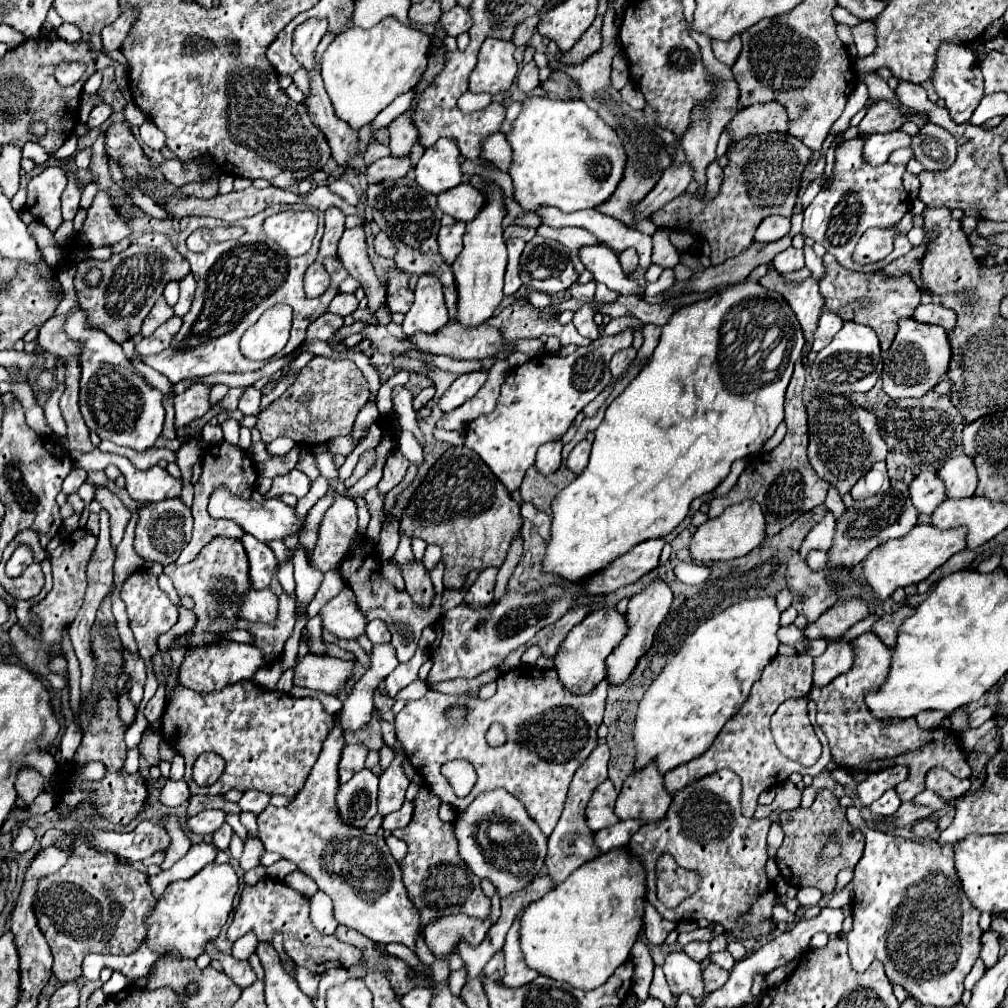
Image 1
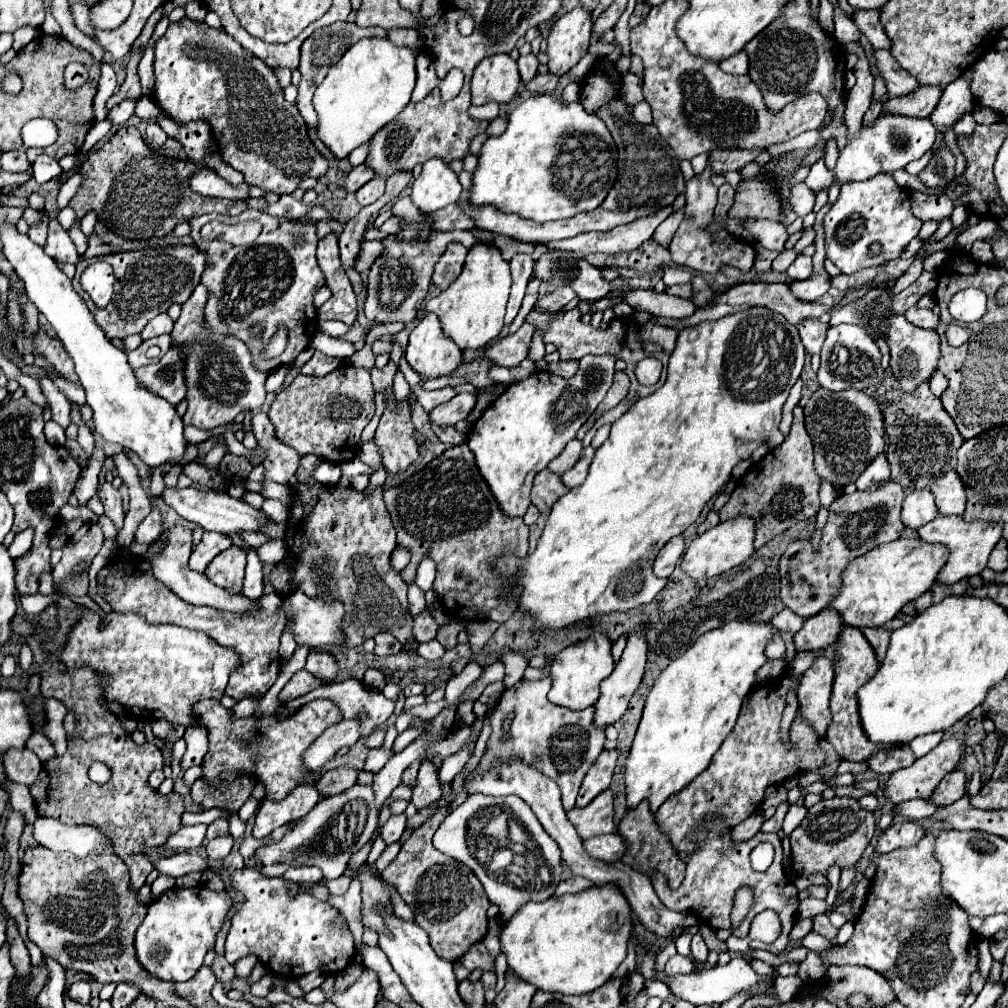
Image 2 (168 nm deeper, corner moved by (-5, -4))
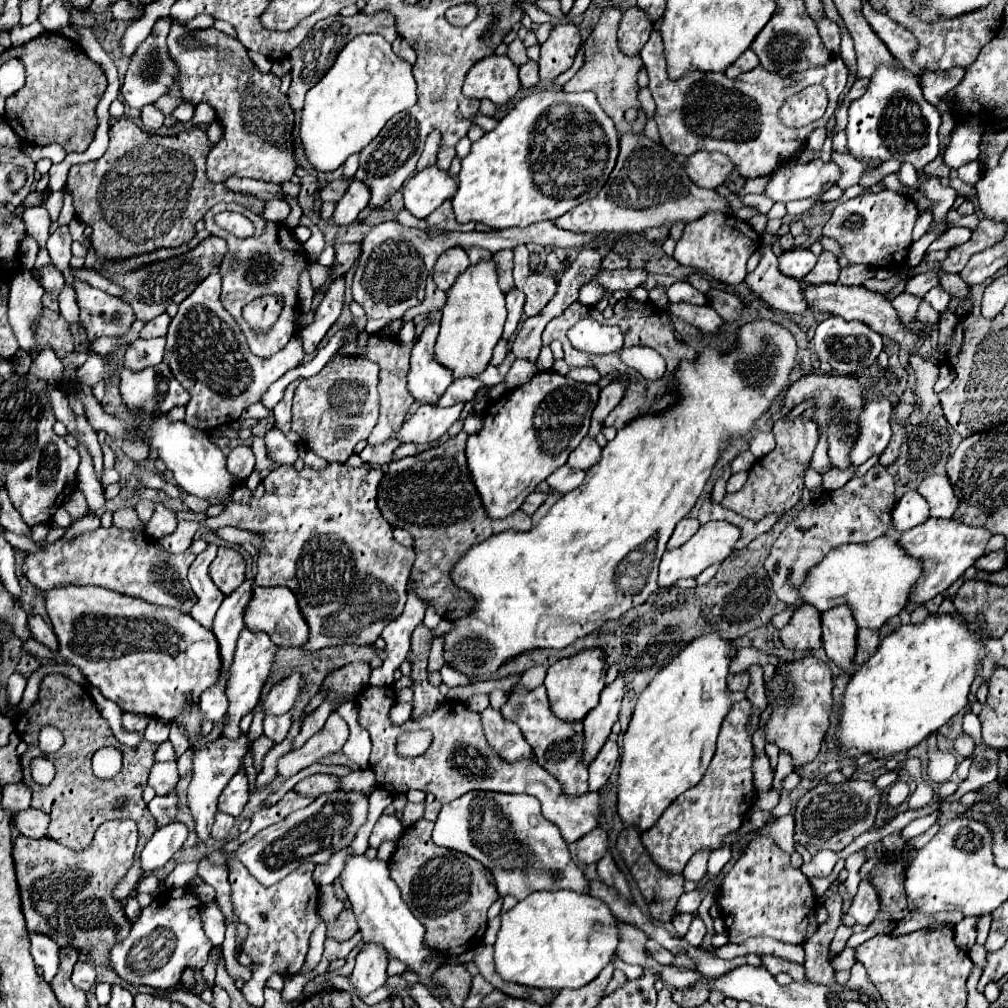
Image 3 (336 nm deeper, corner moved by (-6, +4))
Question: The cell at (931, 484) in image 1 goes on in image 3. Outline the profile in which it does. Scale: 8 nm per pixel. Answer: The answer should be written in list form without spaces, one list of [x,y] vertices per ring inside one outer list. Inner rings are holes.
[[[916,490],[906,492],[898,504],[894,506],[892,512],[892,526],[900,532],[910,530],[918,524],[922,524],[924,520],[930,518],[930,506],[926,500],[922,500],[922,496],[918,496]]]

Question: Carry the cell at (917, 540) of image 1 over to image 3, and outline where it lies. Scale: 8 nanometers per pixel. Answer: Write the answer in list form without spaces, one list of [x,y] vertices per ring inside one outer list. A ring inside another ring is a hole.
[[[880,536],[872,542],[834,548],[834,552],[830,552],[830,556],[826,556],[826,560],[822,560],[822,564],[818,564],[818,568],[806,578],[802,598],[806,604],[812,604],[822,612],[846,604],[860,628],[880,628],[908,604],[910,590],[920,574],[922,560],[906,556],[904,548],[900,548],[890,536]]]

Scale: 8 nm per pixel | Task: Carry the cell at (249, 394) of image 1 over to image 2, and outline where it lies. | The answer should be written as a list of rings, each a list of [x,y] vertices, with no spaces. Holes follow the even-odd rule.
[[[257,412],[253,416],[253,434],[257,438],[257,446],[265,452],[265,478],[285,484],[295,474],[301,456],[289,448],[287,444],[281,444],[273,432],[273,424],[269,422],[267,414]]]

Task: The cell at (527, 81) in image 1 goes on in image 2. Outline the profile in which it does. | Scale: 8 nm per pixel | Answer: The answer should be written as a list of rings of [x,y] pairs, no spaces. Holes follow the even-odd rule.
[[[535,54],[519,56],[517,64],[519,64],[519,72],[521,72],[521,80],[523,80],[523,82],[529,82],[529,80],[537,74],[537,66],[539,66],[539,62],[537,62]]]

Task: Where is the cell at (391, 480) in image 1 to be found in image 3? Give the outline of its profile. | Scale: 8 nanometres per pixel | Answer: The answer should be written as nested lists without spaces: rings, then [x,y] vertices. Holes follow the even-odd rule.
[[[370,336],[366,358],[370,358],[372,362],[376,362],[380,366],[380,382],[378,382],[380,418],[378,418],[378,424],[374,426],[370,438],[368,438],[370,446],[378,446],[378,444],[384,444],[386,440],[390,440],[402,428],[402,424],[406,420],[406,414],[408,414],[410,406],[414,404],[414,396],[408,392],[408,386],[406,386],[406,376],[408,376],[408,370],[410,370],[408,368],[410,350],[412,350],[412,344],[398,346],[396,340],[388,340],[388,338],[380,338],[380,336]]]

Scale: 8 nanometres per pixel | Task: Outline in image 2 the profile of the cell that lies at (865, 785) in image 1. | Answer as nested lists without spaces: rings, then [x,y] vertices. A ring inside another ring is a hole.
[[[951,738],[939,742],[929,754],[917,758],[913,766],[897,770],[891,774],[889,784],[885,788],[885,796],[889,802],[903,802],[913,798],[927,800],[933,796],[933,788],[955,770],[961,758],[961,742]]]

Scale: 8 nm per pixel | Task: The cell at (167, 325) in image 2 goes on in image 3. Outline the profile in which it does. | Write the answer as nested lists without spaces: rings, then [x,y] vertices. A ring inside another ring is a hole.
[[[164,312],[164,314],[156,316],[154,320],[150,320],[150,322],[142,328],[140,338],[146,338],[146,340],[148,340],[148,338],[156,338],[156,336],[166,336],[168,324],[170,324],[170,316]]]

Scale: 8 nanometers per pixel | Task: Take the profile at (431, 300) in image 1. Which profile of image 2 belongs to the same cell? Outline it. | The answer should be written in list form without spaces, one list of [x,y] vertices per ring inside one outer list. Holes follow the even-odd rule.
[[[427,314],[411,332],[405,356],[411,368],[427,380],[447,376],[465,362],[461,350],[443,336],[435,314]]]

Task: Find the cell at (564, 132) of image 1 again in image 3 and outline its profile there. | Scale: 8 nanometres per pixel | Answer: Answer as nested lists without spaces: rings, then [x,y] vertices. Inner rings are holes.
[[[534,90],[526,94],[492,132],[486,132],[472,144],[470,154],[462,158],[458,184],[446,170],[440,170],[436,164],[428,166],[404,184],[404,206],[416,218],[426,218],[444,200],[456,194],[456,198],[452,198],[452,206],[458,222],[474,220],[502,230],[542,220],[556,220],[574,208],[574,204],[582,204],[582,200],[594,198],[602,190],[602,184],[606,184],[610,172],[614,170],[616,156],[618,134],[614,122],[604,114],[592,92],[568,94],[564,90]]]

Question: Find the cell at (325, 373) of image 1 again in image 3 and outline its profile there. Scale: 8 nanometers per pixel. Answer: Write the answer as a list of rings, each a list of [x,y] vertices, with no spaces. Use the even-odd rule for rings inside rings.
[[[334,354],[328,364],[310,378],[304,378],[294,392],[294,406],[292,406],[292,432],[296,432],[306,448],[314,454],[326,458],[328,462],[344,464],[352,454],[354,446],[360,440],[366,440],[378,420],[378,364],[370,362],[366,356],[342,356]]]

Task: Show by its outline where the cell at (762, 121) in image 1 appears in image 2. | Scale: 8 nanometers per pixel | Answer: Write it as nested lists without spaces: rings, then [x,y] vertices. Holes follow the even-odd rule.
[[[759,148],[755,150],[719,150],[709,154],[709,168],[713,174],[725,174],[725,172],[739,172],[745,164],[753,162],[759,156]]]

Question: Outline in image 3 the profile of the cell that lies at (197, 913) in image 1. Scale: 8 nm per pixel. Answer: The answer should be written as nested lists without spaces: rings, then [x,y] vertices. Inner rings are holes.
[[[192,888],[164,890],[146,908],[142,908],[130,936],[112,948],[112,970],[128,984],[144,984],[156,990],[176,986],[186,968],[200,970],[208,960],[208,952],[212,950],[212,942],[202,930],[200,908],[202,902],[196,894],[192,894]]]

